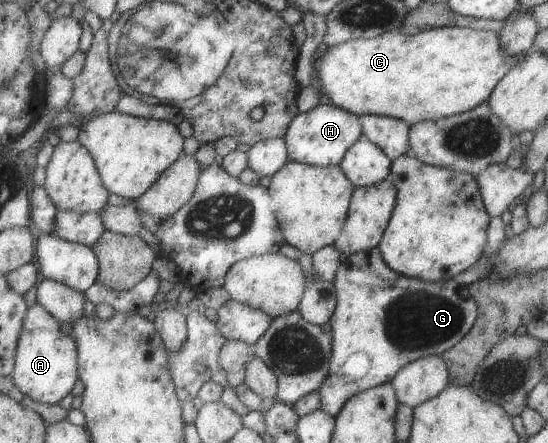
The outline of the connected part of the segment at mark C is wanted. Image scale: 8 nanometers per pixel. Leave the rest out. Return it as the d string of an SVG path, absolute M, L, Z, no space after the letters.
M435 27L416 33L415 35L406 35L399 32L398 29L374 36L373 38L358 38L348 40L347 42L340 42L337 46L322 47L315 57L316 70L318 71L318 78L320 79L321 93L325 94L331 105L336 106L345 112L353 113L356 116L378 115L380 117L391 117L397 120L406 122L409 126L417 124L421 121L432 121L440 118L460 114L462 112L472 110L476 106L488 101L490 92L498 83L498 80L518 62L518 55L508 56L502 48L500 48L500 40L498 34L492 30L472 30L467 27Z

